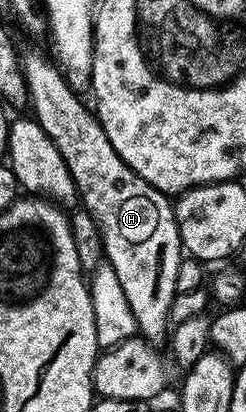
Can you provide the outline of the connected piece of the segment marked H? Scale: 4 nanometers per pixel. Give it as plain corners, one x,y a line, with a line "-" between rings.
29,49
20,54
21,73
25,76
27,97
31,105
33,101
32,116
41,124
43,131
51,135
55,147
59,147
59,155
63,155
71,171
83,208
90,213
100,233
104,260
118,276
123,295
127,295
127,304
131,306
131,315
135,315
138,334
147,341
161,343
164,337
166,340
171,329
169,312
173,298
178,294
175,274
179,271
183,256
181,236
177,230
177,216
173,213
174,202
166,194
147,184
134,169
127,167
127,163
123,163
115,147
111,147
94,110
90,106
88,109
81,102
82,98
71,88
64,72
54,64
50,54
46,53

